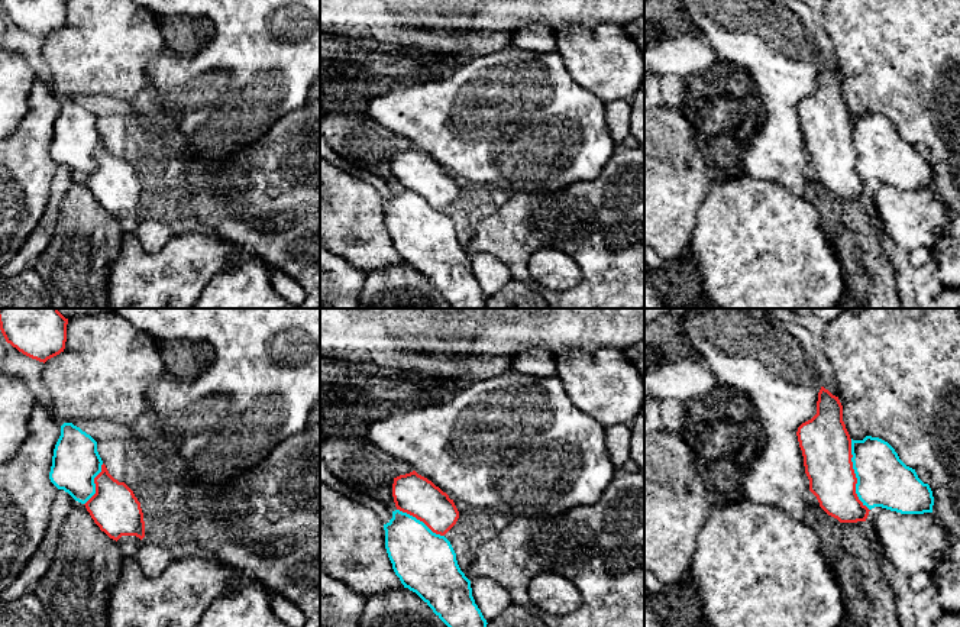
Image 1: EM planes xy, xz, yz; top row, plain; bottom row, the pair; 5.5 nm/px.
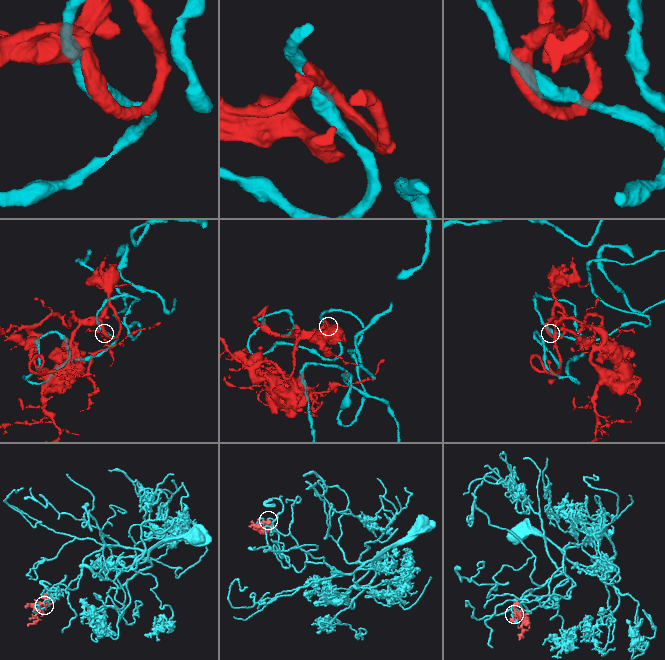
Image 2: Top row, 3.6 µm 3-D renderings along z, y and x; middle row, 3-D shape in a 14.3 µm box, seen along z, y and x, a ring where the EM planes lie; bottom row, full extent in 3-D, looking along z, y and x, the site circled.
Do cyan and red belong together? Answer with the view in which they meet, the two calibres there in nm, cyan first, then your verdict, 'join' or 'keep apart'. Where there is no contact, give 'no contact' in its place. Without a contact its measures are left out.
meets cyan in yz; 300 nm thick on the cyan side, 280 nm on the other; join

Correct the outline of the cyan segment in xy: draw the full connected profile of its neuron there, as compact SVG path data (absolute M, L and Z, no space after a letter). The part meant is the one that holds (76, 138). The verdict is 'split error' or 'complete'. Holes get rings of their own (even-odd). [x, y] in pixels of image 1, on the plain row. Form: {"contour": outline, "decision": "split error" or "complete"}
{"contour": "M64 98L54 125L51 158L85 180L96 169L94 153L101 140L97 117L72 98Z", "decision": "complete"}

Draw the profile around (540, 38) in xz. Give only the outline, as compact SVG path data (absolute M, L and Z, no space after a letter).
M543 25L527 26L514 32L511 46L526 51L557 52L555 32Z

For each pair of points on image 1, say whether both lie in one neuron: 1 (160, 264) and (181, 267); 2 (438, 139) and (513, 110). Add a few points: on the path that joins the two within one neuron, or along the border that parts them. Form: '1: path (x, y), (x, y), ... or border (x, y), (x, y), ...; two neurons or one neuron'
1: path (165, 267), (175, 267); one neuron
2: path (456, 120), (494, 120); one neuron

